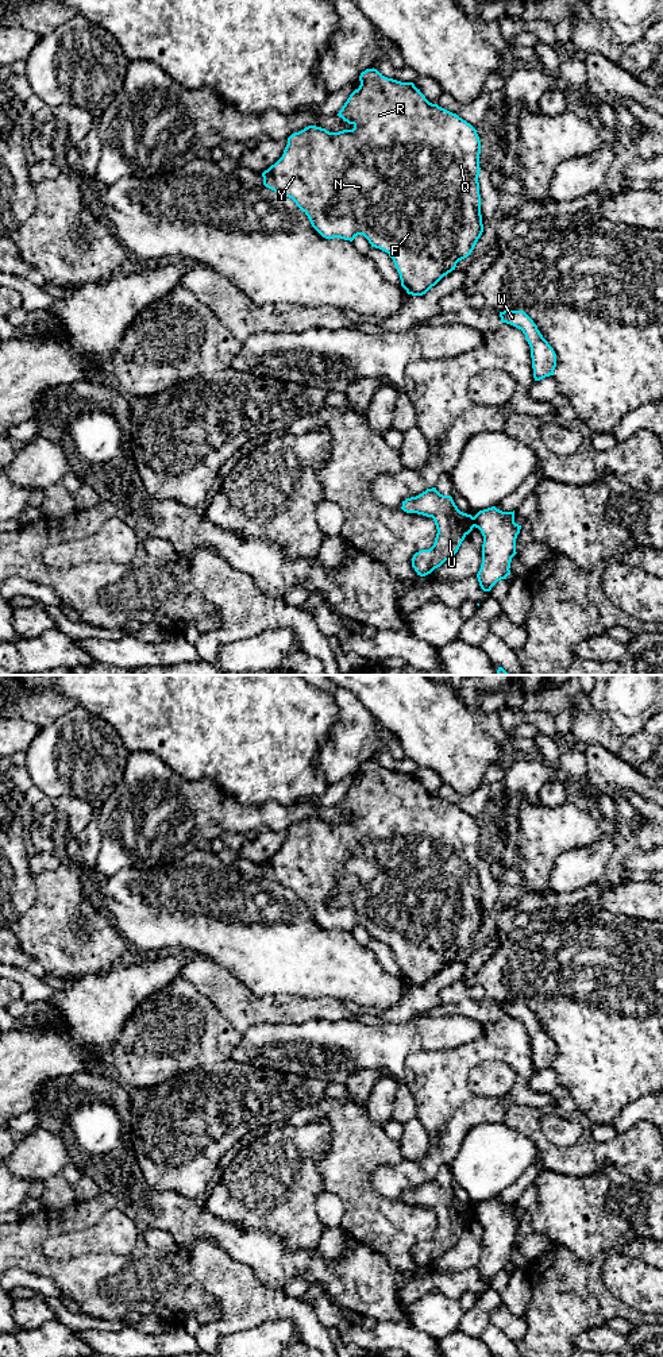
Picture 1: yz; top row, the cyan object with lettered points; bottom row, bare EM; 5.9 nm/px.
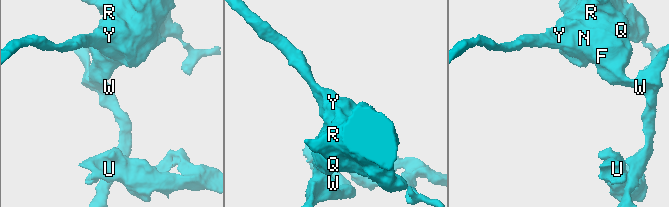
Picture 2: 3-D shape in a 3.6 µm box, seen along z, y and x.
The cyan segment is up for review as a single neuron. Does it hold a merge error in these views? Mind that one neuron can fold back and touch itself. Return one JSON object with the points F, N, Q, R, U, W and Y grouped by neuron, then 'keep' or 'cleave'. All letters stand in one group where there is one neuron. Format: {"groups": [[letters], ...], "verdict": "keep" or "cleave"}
{"groups": [["F", "N", "Q", "R", "W", "Y"], ["U"]], "verdict": "cleave"}

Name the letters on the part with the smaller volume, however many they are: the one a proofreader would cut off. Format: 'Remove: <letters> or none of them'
Remove: U

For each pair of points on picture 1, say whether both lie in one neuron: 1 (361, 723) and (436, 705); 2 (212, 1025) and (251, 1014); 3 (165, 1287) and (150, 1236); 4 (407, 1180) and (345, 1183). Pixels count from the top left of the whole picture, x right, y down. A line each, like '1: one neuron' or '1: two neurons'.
1: two neurons
2: two neurons
3: two neurons
4: two neurons

